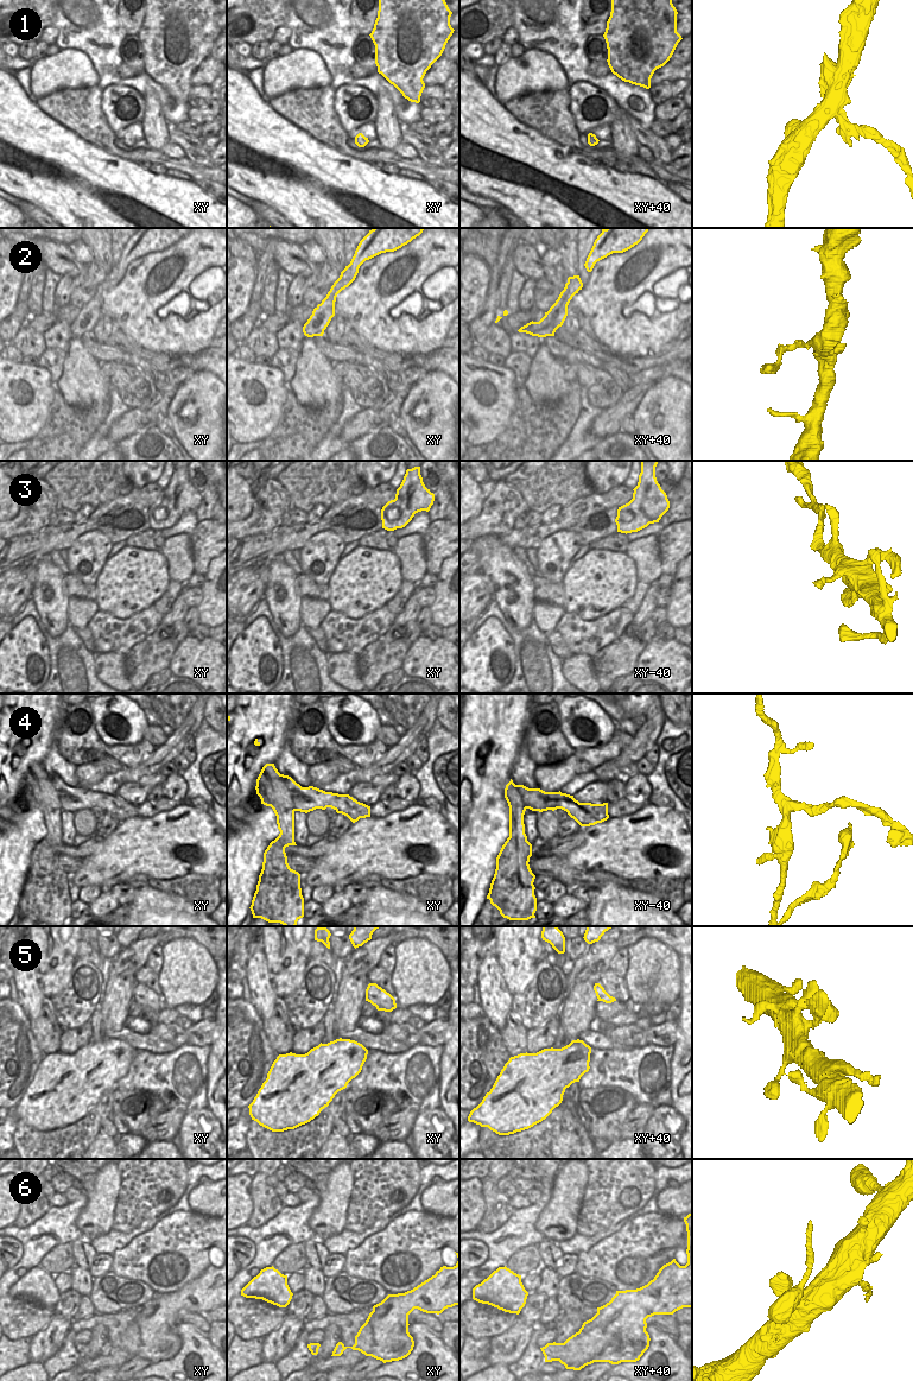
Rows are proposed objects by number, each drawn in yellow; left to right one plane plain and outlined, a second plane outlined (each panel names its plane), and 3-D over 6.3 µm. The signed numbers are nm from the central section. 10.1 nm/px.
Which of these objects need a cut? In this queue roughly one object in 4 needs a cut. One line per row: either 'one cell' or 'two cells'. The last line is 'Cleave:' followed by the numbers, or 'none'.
1: two cells
2: two cells
3: two cells
4: two cells
5: one cell
6: one cell
Cleave: 1, 2, 3, 4

